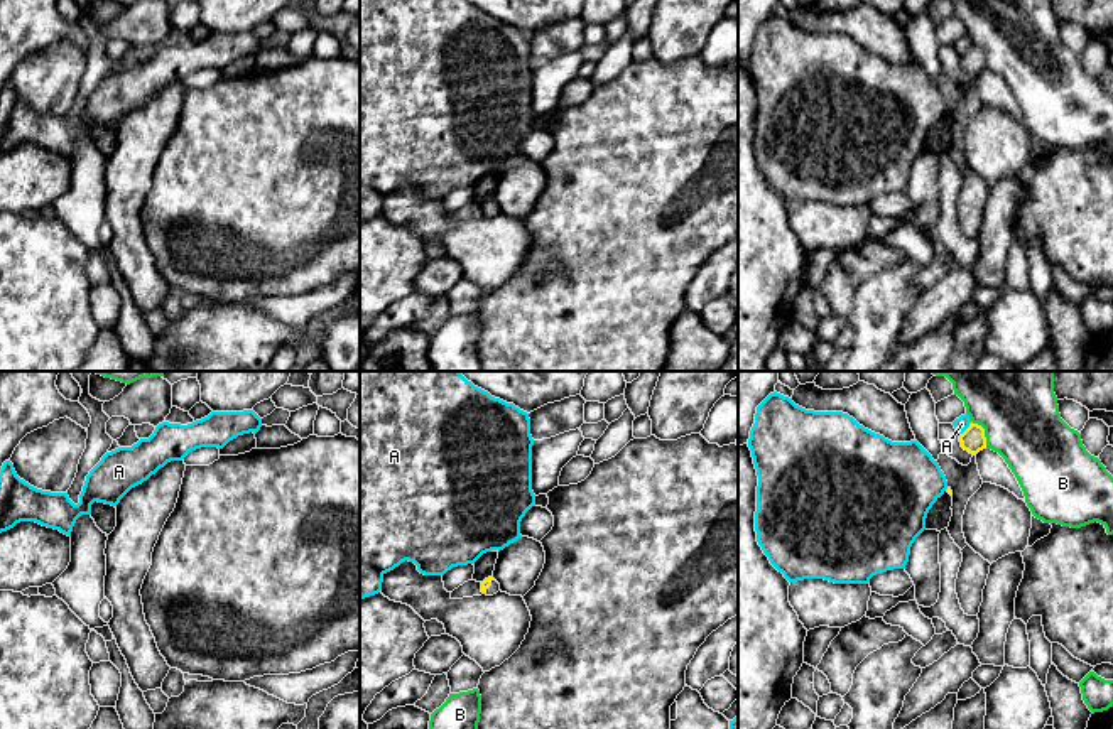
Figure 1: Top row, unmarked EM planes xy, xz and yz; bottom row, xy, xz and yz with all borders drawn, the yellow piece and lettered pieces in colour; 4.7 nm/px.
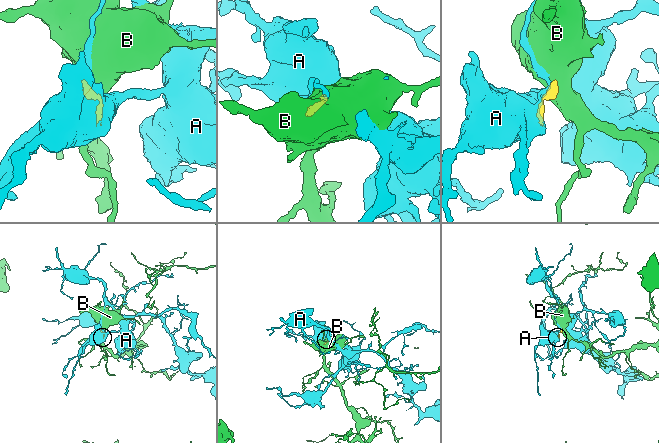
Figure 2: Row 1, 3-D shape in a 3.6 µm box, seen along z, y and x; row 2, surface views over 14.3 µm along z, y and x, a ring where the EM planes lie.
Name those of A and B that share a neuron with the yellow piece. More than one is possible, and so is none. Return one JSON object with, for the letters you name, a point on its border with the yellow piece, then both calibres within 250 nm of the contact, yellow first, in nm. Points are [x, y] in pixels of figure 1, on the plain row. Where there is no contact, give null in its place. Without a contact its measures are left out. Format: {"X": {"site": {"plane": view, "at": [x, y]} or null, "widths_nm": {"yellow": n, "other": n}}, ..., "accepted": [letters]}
{"accepted": []}

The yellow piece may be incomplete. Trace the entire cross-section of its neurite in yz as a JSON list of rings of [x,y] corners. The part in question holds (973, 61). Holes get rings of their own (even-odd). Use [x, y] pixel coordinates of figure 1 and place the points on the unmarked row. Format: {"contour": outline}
{"contour": [[[971,44],[969,49],[959,57],[959,64],[964,73],[976,78],[986,69],[985,51]]]}

